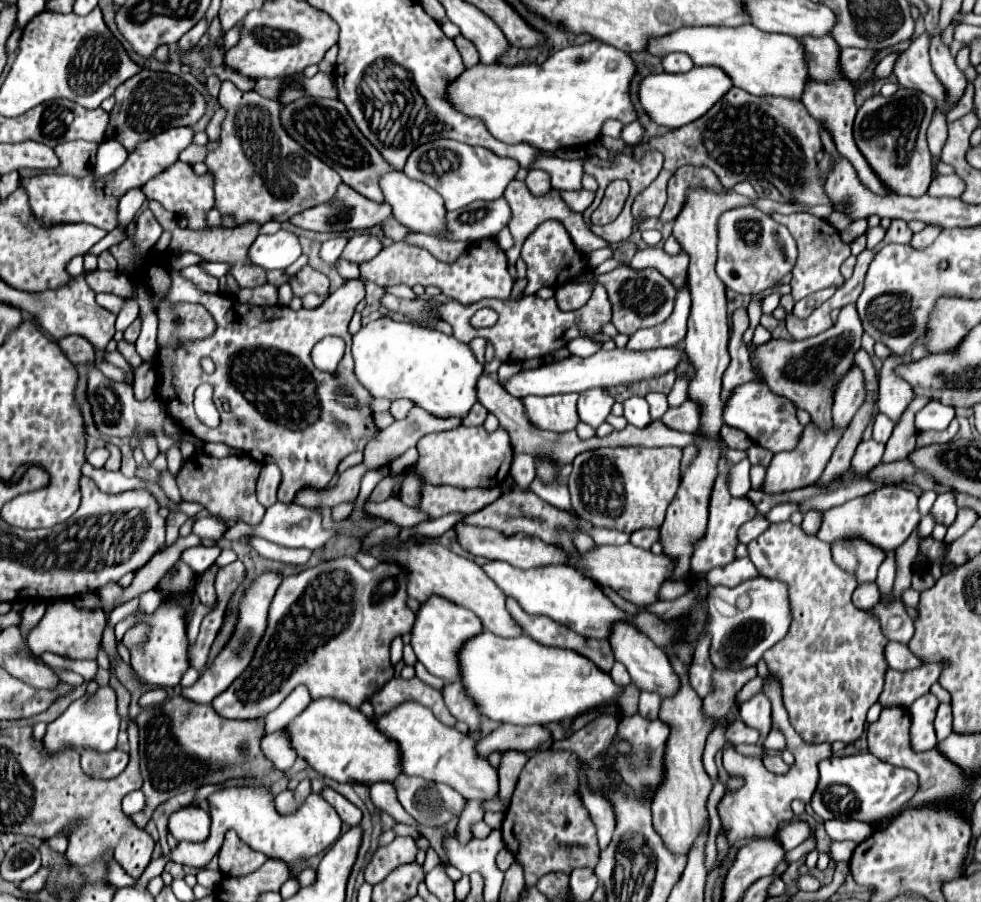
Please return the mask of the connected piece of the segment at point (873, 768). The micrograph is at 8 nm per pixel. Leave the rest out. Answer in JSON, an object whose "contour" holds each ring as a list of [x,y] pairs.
{"contour":[[[854,754],[844,758],[828,758],[820,762],[820,782],[812,796],[814,812],[826,820],[864,820],[864,822],[886,822],[896,816],[904,804],[908,804],[918,790],[918,776],[908,768],[886,764],[866,754]]]}

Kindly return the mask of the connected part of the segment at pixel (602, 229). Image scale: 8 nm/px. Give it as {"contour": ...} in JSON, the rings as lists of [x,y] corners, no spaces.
{"contour":[[[633,201],[625,203],[624,210],[620,212],[620,216],[614,222],[610,222],[606,226],[590,226],[592,232],[596,232],[598,236],[604,236],[604,240],[608,240],[610,244],[618,244],[618,242],[628,239],[635,224],[631,212],[632,204]]]}

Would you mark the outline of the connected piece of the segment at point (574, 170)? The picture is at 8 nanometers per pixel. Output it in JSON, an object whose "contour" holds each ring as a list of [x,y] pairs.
{"contour":[[[590,154],[578,160],[564,160],[564,158],[548,158],[540,156],[530,168],[546,170],[552,178],[552,188],[564,192],[564,190],[582,190],[582,166],[584,160],[588,160]]]}

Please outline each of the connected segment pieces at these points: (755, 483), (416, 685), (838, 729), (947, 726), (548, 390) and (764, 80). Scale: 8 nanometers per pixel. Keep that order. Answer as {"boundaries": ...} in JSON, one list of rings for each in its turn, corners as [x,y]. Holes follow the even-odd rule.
{"boundaries":[[[[754,466],[754,468],[750,470],[750,480],[752,480],[752,488],[760,490],[760,488],[764,486],[764,480],[766,480],[766,468]]],[[[400,676],[388,680],[388,684],[384,686],[384,692],[380,692],[380,696],[372,696],[370,702],[374,704],[376,718],[380,718],[380,716],[388,714],[390,710],[394,710],[396,706],[400,706],[404,702],[410,702],[410,700],[430,708],[442,724],[446,724],[446,726],[456,724],[456,718],[448,712],[440,690],[434,690],[432,686],[424,684],[416,676],[412,680],[404,680]]],[[[792,522],[772,524],[764,534],[748,544],[748,552],[758,572],[768,572],[768,564],[776,564],[776,580],[790,586],[792,628],[784,640],[780,640],[764,654],[764,660],[770,672],[780,676],[782,680],[782,698],[793,728],[806,742],[856,742],[864,734],[866,712],[876,702],[876,696],[880,696],[880,688],[884,686],[884,672],[888,670],[888,664],[884,660],[884,646],[888,644],[888,640],[880,630],[878,618],[870,616],[864,610],[858,610],[852,604],[856,582],[852,582],[848,572],[844,572],[834,562],[830,544],[812,536],[804,536],[800,526],[794,526]],[[804,686],[806,690],[808,686],[812,686],[812,690],[816,692],[806,694],[808,700],[804,696],[802,700],[798,700],[798,690],[804,690]]],[[[942,703],[942,706],[938,708],[938,714],[936,714],[936,722],[934,722],[934,726],[936,726],[936,736],[938,736],[938,740],[944,740],[948,734],[952,734],[952,724],[953,724],[953,715],[952,715],[952,707],[949,704]]],[[[670,346],[670,348],[652,348],[652,350],[598,350],[590,358],[580,358],[580,356],[568,356],[564,360],[544,364],[536,370],[528,372],[518,372],[514,374],[508,384],[504,386],[512,396],[524,398],[530,394],[536,396],[548,396],[548,394],[568,394],[568,392],[586,392],[592,388],[618,388],[618,386],[628,386],[636,384],[642,380],[658,378],[670,370],[676,370],[680,362],[688,360],[686,352],[680,346]]],[[[692,26],[680,28],[662,40],[652,40],[648,52],[654,56],[664,56],[670,52],[686,52],[696,66],[718,66],[732,76],[732,82],[754,94],[754,96],[782,96],[790,100],[800,100],[804,88],[810,80],[806,52],[802,40],[788,34],[772,34],[758,30],[756,26]]]]}

